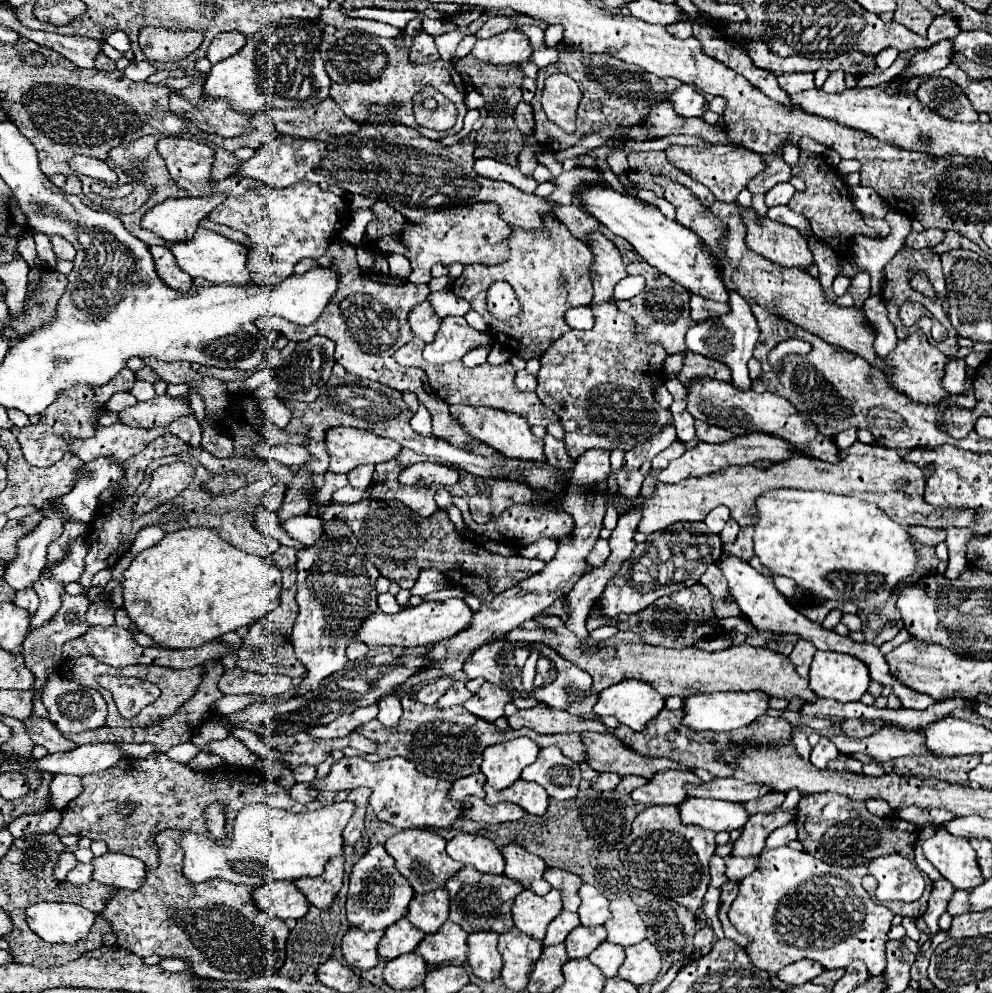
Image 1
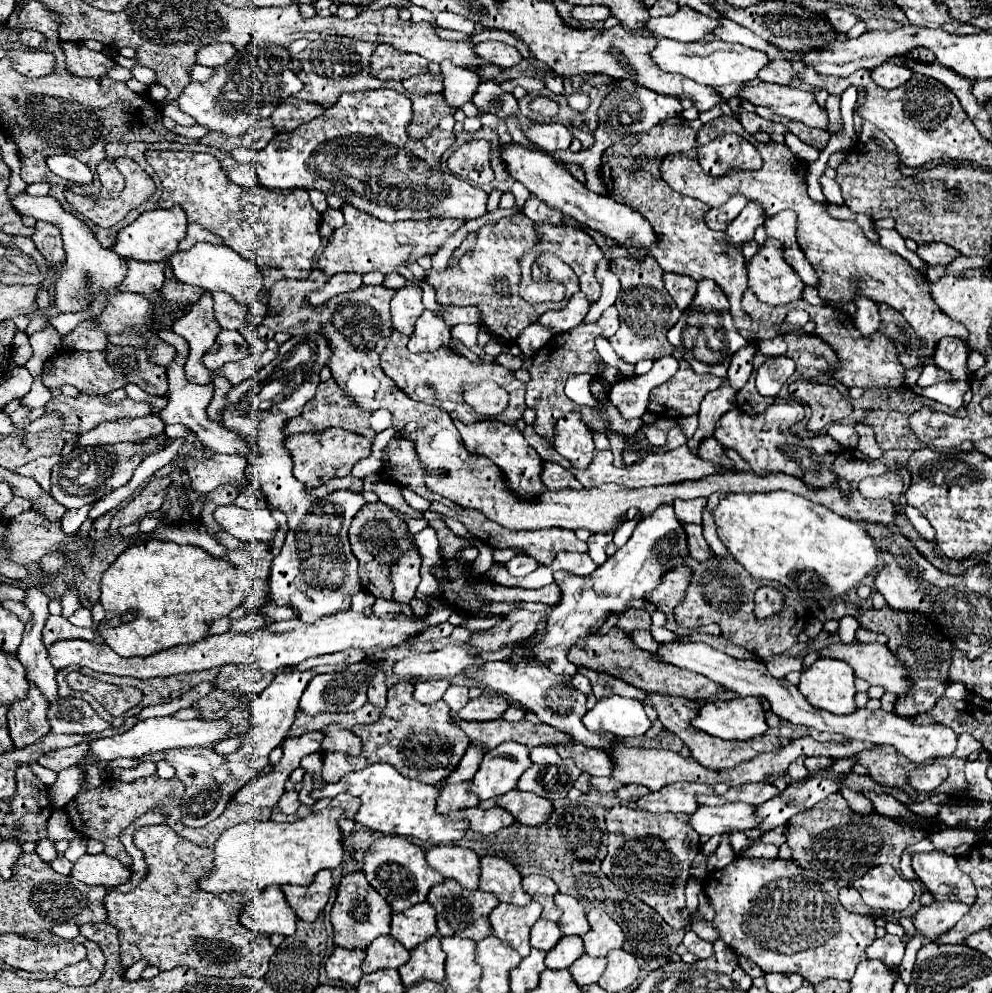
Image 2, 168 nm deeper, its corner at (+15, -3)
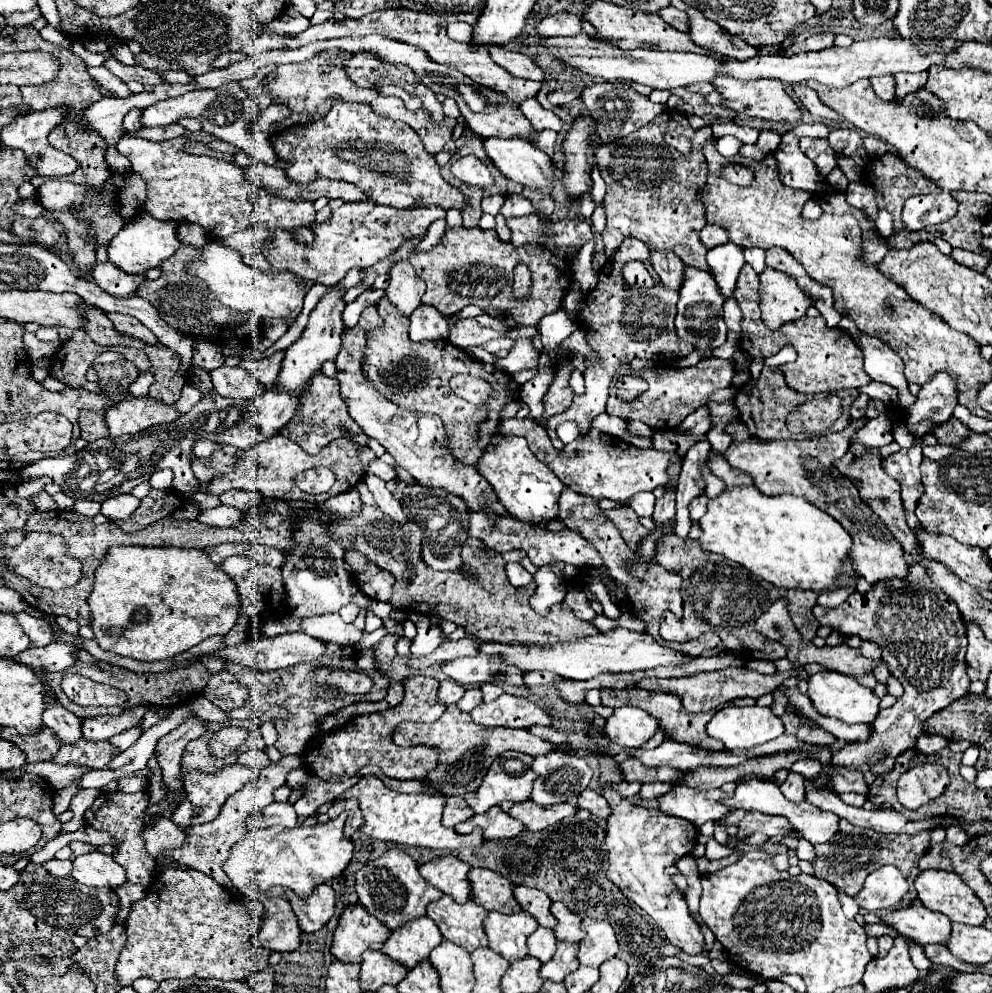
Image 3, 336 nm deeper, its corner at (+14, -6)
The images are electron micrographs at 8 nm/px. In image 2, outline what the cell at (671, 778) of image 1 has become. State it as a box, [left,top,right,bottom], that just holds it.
[637,784,715,814]

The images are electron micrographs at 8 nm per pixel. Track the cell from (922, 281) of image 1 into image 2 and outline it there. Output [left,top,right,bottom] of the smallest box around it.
[661,144,969,368]

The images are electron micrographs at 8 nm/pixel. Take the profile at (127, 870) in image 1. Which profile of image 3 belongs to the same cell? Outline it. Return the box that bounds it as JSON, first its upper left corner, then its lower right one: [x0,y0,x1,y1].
[70,851,126,889]

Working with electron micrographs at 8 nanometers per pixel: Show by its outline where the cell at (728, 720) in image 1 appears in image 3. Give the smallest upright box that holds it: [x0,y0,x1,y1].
[708,707,784,751]

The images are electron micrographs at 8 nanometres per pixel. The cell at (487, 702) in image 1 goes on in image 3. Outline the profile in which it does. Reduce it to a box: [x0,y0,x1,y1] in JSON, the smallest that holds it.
[472,693,550,729]

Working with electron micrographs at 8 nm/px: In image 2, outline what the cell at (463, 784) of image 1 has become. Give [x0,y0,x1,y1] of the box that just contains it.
[437,782,479,814]

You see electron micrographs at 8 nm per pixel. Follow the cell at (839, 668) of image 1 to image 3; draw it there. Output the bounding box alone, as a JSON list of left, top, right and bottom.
[808,671,878,723]

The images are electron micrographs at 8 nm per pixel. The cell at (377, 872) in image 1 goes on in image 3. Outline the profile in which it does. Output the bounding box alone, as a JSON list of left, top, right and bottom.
[332,903,390,963]

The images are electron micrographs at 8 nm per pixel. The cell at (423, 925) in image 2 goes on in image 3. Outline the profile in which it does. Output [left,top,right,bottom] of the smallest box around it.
[382,915,442,969]

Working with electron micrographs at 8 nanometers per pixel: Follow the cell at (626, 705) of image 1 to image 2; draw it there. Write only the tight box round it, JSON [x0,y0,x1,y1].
[585,696,651,736]

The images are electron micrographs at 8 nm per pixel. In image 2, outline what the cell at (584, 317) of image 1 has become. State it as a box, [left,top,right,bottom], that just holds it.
[517,322,551,356]

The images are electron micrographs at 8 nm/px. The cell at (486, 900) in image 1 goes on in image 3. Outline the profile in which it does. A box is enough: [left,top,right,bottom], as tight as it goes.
[428,895,488,951]

